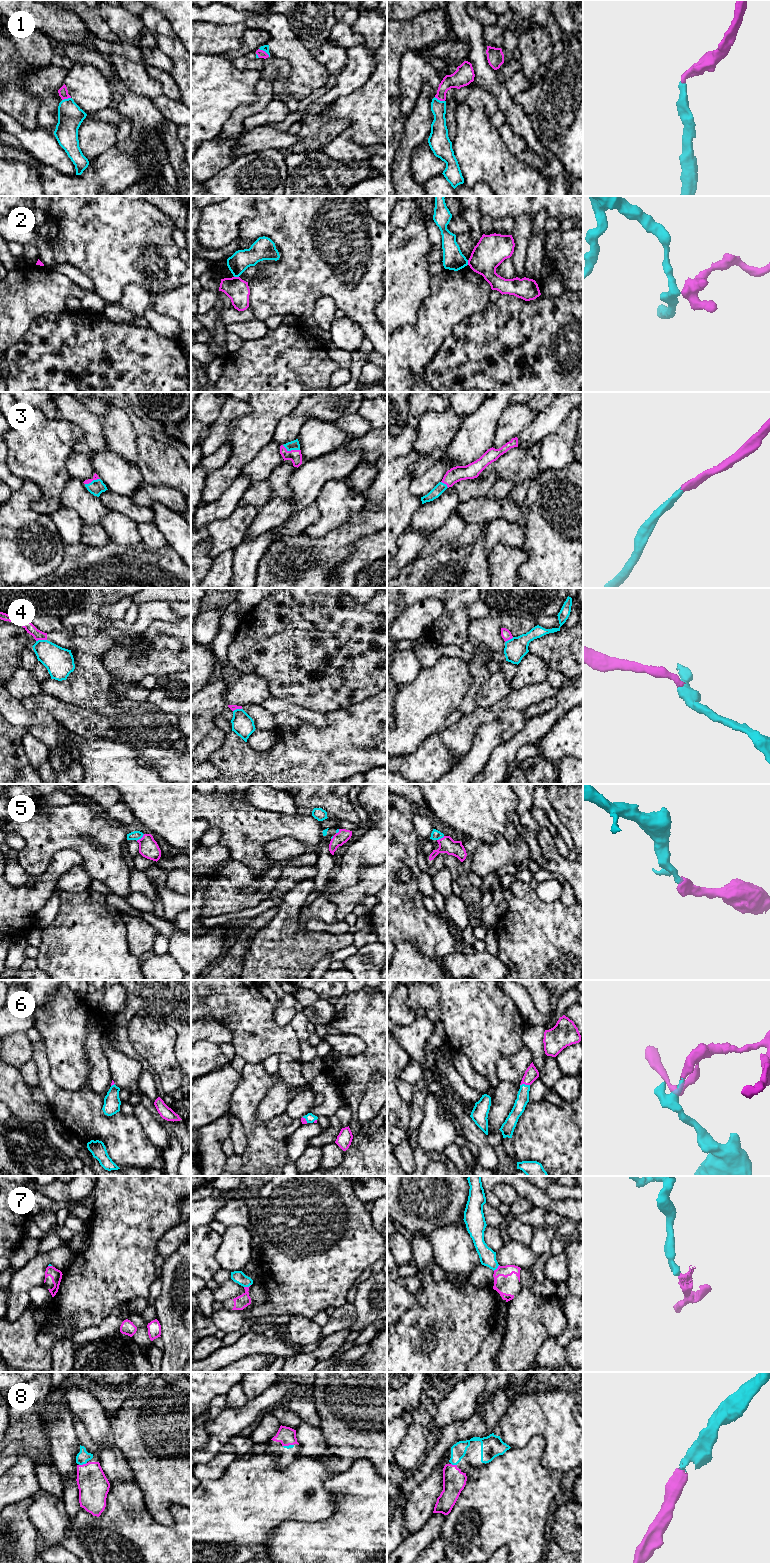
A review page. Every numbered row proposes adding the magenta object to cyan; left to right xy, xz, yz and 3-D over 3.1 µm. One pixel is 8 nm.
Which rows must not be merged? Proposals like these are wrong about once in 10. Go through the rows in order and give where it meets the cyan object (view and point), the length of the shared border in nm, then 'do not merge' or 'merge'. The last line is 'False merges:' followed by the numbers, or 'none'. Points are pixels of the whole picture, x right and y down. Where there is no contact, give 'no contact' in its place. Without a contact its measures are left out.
1: xz (264, 50) | 110 nm | merge
2: xz (236, 276) | 40 nm | do not merge
3: xz (291, 449) | 150 nm | merge
4: xy (41, 640) | 90 nm | do not merge
5: xy (140, 838) | 90 nm | merge
6: yz (524, 1084) | 80 nm | merge
7: xz (247, 1286) | 60 nm | merge
8: xy (82, 1464) | 70 nm | merge
False merges: 2, 4

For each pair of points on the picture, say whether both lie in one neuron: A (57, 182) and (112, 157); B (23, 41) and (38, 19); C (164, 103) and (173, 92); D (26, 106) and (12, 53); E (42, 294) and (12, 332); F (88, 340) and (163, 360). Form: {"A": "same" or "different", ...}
{"A": "same", "B": "different", "C": "different", "D": "same", "E": "same", "F": "same"}

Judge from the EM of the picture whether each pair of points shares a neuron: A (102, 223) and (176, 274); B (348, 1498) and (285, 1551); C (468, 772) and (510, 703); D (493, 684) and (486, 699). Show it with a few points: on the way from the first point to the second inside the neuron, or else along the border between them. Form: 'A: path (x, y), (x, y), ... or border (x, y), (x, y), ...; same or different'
A: path (120, 239), (132, 243), (158, 266); same
B: path (341, 1516), (306, 1551), (303, 1551); same
C: border (508, 725), (489, 720), (483, 722), (476, 730); different
D: path (493, 688), (488, 695); same

